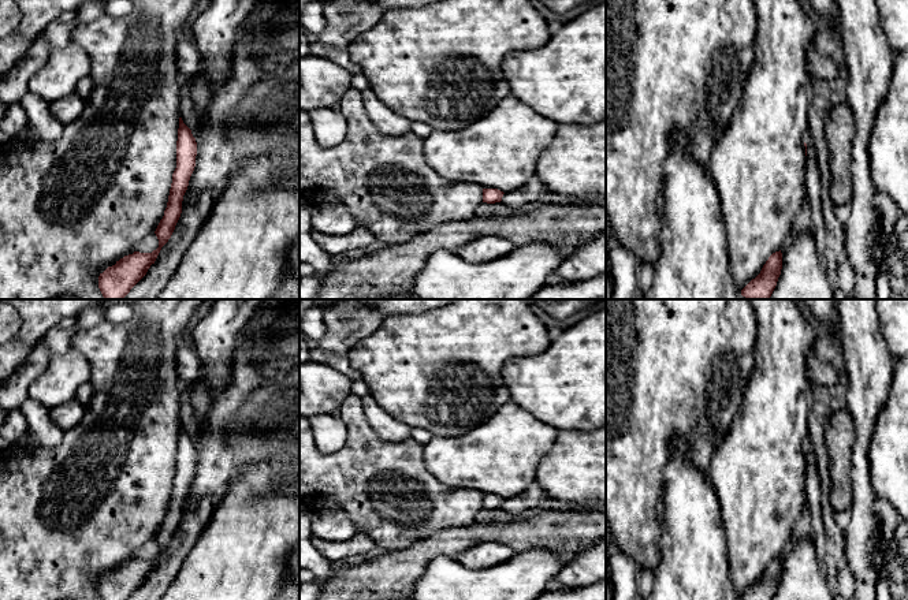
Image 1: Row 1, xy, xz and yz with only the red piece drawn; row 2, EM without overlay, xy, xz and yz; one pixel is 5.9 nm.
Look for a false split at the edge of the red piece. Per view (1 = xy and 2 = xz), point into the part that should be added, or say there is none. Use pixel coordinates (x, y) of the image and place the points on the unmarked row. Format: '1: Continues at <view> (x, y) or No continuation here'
1: No continuation here
2: No continuation here

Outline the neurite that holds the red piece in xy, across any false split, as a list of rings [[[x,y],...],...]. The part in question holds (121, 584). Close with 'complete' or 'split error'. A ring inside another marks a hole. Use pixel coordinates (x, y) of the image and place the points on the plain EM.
[[[179,424],[176,447],[176,474],[172,480],[167,514],[155,540],[159,545],[159,554],[152,559],[134,558],[124,562],[115,571],[108,573],[98,582],[98,595],[101,600],[129,600],[130,596],[146,581],[155,570],[161,554],[171,544],[175,532],[182,519],[182,507],[187,496],[190,482],[196,473],[197,448],[191,436]]] | complete

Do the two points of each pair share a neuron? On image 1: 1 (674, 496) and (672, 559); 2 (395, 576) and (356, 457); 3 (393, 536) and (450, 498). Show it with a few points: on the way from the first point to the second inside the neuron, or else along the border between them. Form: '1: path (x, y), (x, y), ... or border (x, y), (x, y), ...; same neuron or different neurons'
1: path (674, 511), (674, 544); same neuron
2: border (417, 540), (401, 548), (379, 552); different neurons
3: path (408, 530), (416, 530), (435, 513); same neuron

